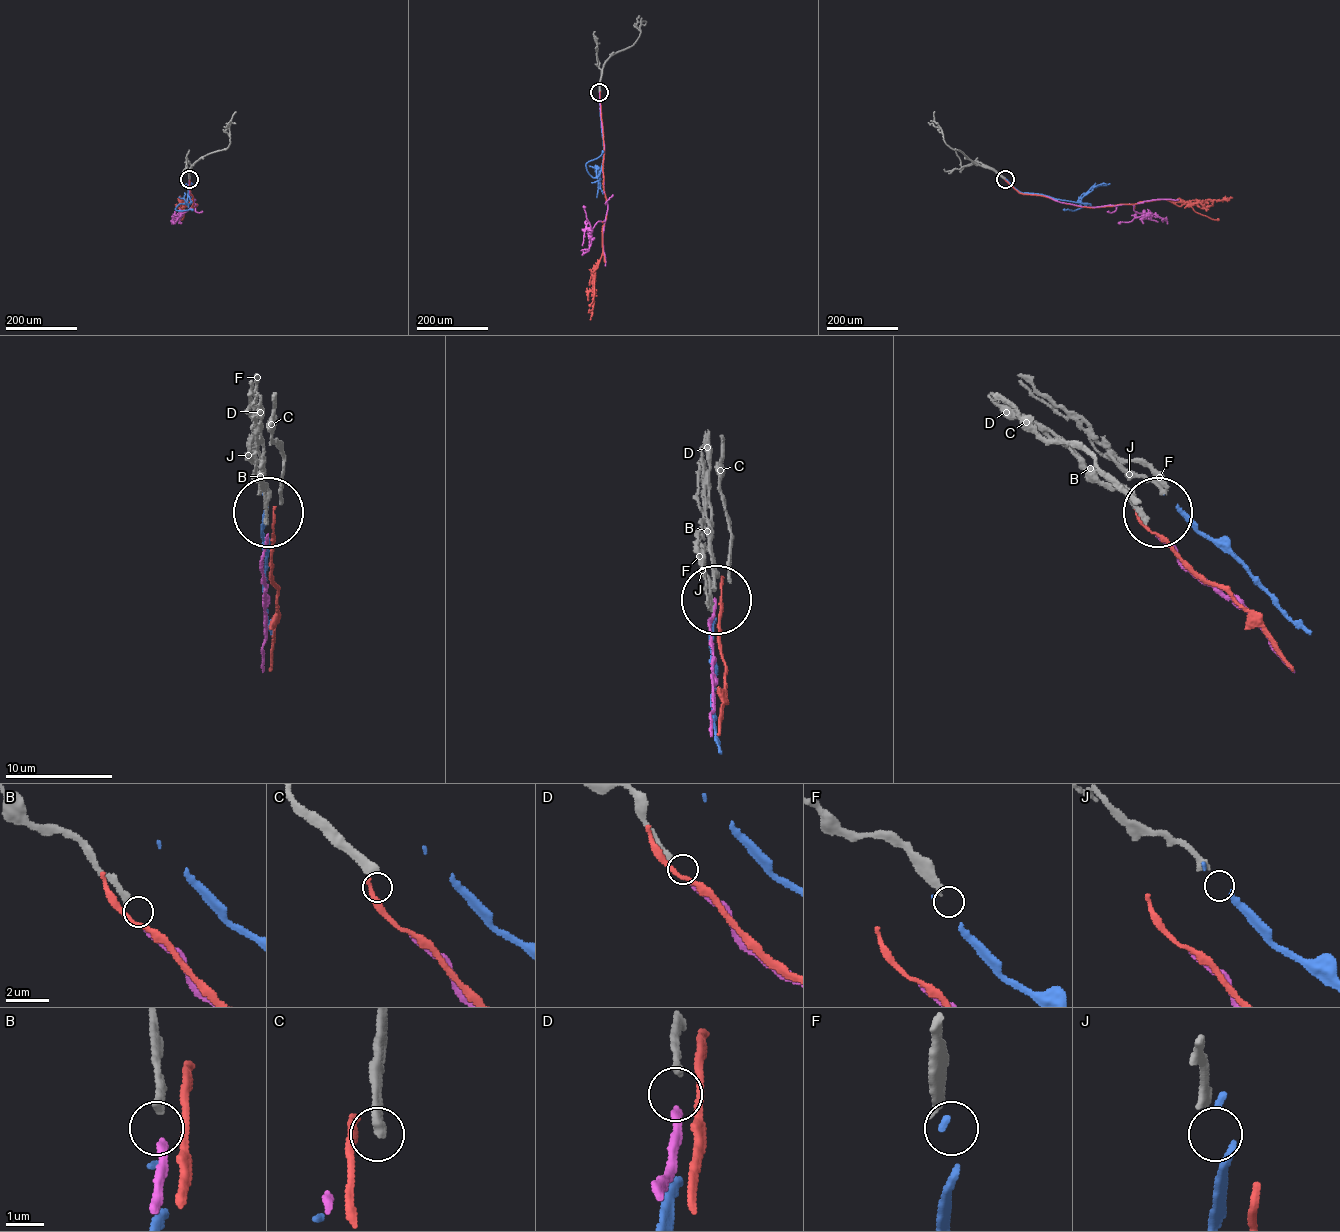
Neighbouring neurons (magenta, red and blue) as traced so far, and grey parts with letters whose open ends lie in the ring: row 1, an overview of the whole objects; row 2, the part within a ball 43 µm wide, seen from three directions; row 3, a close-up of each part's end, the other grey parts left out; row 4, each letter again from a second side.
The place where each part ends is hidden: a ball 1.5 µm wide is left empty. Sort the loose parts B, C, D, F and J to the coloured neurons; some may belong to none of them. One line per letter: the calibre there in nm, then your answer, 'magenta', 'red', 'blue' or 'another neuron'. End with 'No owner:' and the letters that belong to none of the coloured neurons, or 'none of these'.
B: calibre 240 nm; another neuron
C: calibre 360 nm; another neuron
D: calibre 180 nm; magenta
F: calibre 320 nm; another neuron
J: calibre 240 nm; another neuron
No owner: B, C, F, J

